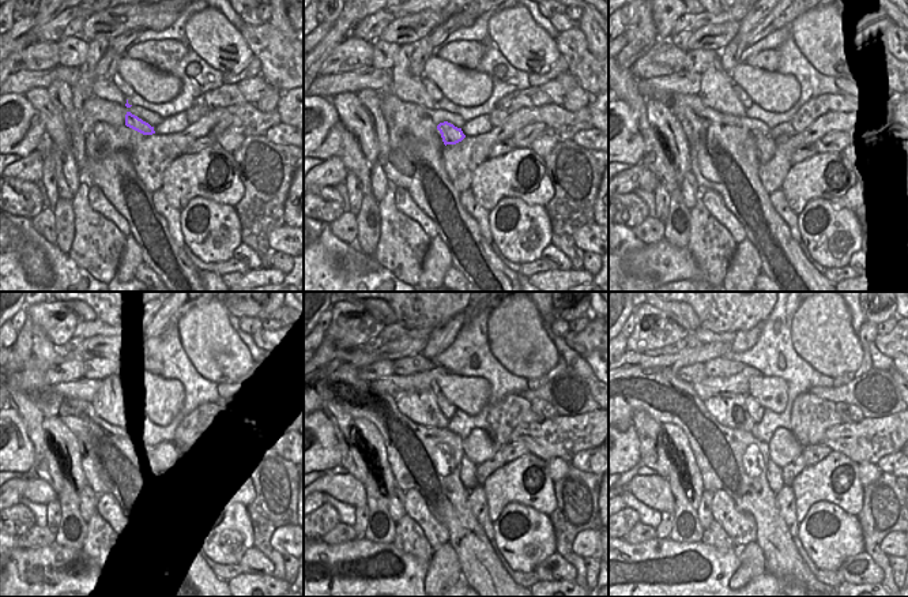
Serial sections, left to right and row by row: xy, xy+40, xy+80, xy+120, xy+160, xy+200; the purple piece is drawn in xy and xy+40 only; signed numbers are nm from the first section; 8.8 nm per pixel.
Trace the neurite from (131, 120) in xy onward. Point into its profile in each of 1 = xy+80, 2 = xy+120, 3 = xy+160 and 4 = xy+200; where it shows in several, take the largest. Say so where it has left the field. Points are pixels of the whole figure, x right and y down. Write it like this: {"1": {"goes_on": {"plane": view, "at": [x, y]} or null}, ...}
{"1": {"goes_on": {"plane": "xy+80", "at": [765, 145]}}, "2": {"goes_on": {"plane": "xy+120", "at": [159, 464]}}, "3": {"goes_on": {"plane": "xy+160", "at": [467, 475]}}, "4": {"goes_on": {"plane": "xy+200", "at": [773, 475]}}}

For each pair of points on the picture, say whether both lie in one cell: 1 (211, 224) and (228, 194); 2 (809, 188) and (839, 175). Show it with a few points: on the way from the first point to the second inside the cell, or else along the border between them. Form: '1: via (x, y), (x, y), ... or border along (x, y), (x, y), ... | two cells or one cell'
1: border along (191, 198), (210, 198), (234, 206) | two cells
2: via (816, 181), (822, 176), (832, 176) | one cell

